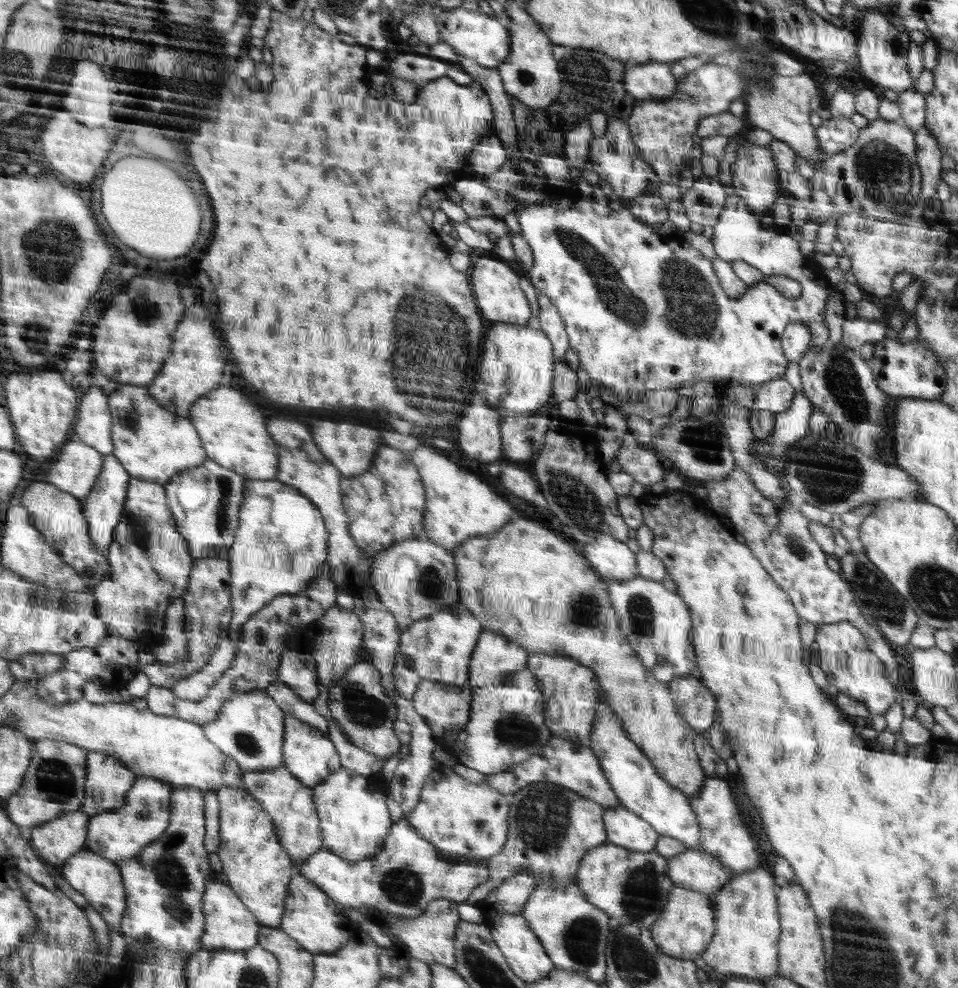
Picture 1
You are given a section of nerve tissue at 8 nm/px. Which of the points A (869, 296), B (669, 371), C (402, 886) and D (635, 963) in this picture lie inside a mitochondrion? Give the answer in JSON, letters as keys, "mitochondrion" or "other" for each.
{"A":"other","B":"other","C":"mitochondrion","D":"mitochondrion"}

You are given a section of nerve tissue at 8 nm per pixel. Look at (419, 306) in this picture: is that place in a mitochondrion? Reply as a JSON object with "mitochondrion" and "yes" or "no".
{"mitochondrion":"yes"}

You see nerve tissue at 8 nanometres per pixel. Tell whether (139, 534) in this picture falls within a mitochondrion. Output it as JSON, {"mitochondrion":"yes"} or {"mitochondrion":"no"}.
{"mitochondrion":"yes"}

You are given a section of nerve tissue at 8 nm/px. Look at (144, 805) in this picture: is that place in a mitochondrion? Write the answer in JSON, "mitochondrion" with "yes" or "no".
{"mitochondrion":"yes"}

